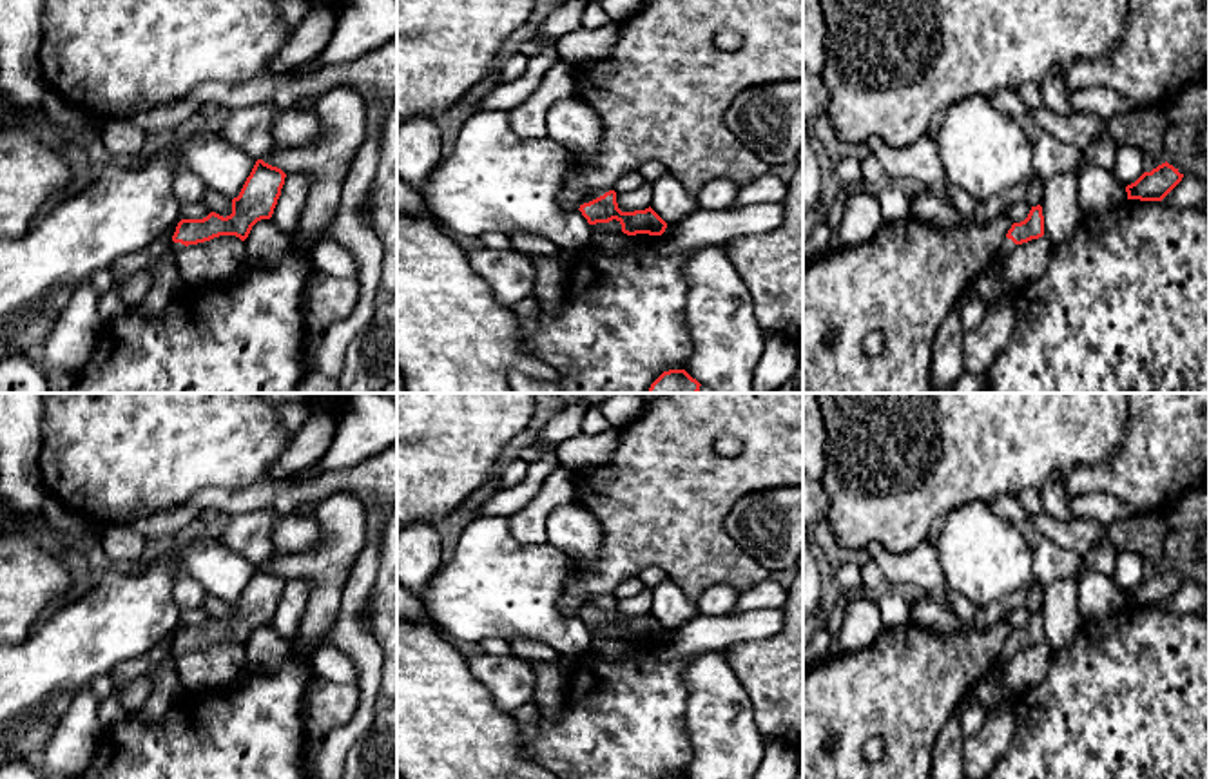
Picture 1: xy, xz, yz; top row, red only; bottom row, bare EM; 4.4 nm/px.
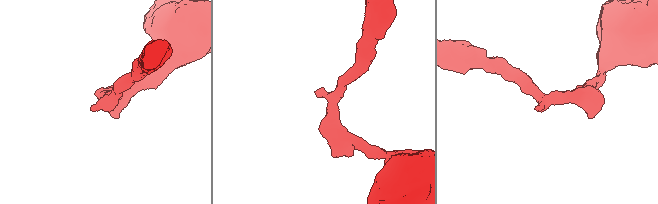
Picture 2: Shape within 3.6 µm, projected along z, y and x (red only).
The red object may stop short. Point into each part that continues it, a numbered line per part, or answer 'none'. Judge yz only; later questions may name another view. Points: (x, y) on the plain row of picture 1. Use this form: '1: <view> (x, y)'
1: yz (990, 691)

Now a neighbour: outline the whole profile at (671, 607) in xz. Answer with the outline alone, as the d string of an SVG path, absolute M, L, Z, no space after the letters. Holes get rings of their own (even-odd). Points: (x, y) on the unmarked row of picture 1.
M667 578L653 589L651 614L671 630L694 618L698 605L685 596L676 582Z

